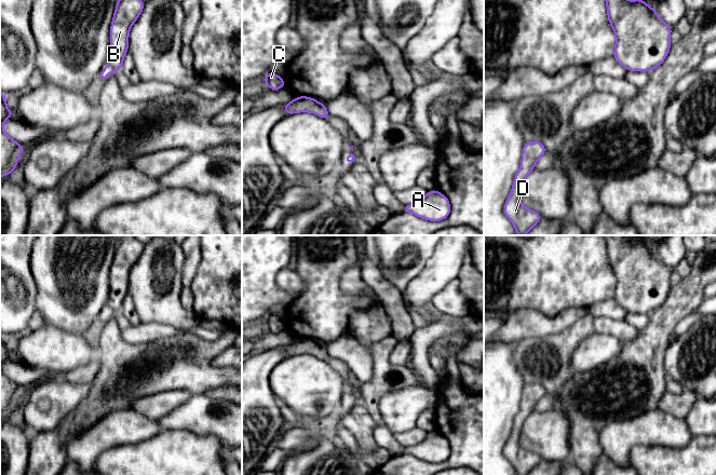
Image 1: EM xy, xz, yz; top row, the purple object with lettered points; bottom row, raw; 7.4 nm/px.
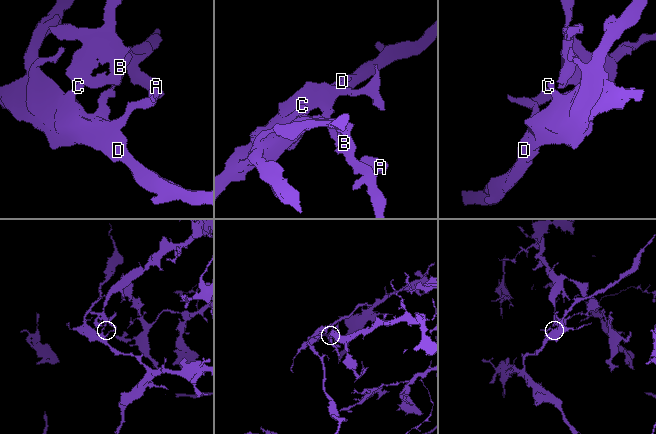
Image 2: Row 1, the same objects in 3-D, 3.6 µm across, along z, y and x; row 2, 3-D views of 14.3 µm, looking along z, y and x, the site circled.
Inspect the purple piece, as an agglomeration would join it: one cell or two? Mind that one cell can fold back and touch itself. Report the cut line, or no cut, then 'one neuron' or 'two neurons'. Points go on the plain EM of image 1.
cut xy (110, 309), (115, 313); two neurons

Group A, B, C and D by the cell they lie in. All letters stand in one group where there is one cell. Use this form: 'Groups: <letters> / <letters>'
Groups: A B / C D

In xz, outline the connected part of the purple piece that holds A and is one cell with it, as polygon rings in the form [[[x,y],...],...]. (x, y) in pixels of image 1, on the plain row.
[[[432,431],[424,440],[404,447],[403,454],[411,454],[427,462],[440,463],[449,458],[450,446],[447,438]]]

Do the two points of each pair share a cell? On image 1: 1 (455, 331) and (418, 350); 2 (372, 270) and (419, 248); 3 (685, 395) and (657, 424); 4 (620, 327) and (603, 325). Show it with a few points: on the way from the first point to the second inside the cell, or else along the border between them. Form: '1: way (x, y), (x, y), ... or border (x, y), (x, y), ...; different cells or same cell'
1: way (446, 331), (436, 331), (427, 341); same cell
2: border (381, 272), (400, 290); different cells
3: border (658, 407), (683, 419); different cells
4: way (616, 327), (607, 326); same cell

